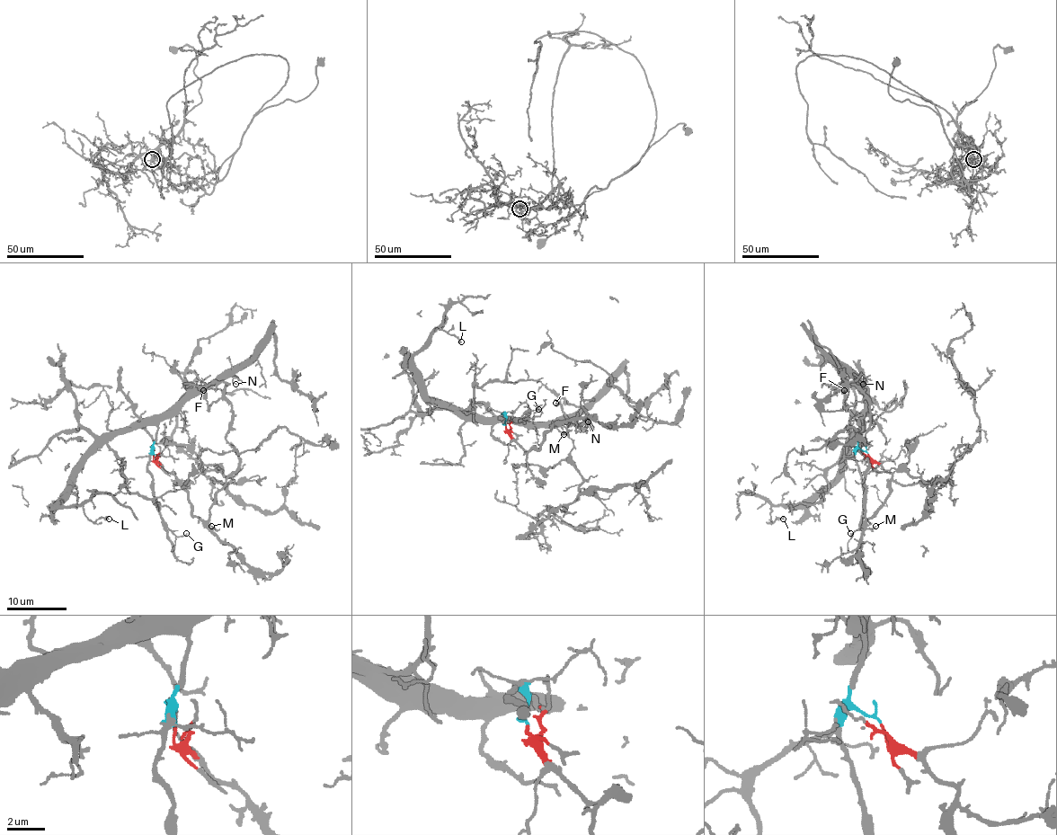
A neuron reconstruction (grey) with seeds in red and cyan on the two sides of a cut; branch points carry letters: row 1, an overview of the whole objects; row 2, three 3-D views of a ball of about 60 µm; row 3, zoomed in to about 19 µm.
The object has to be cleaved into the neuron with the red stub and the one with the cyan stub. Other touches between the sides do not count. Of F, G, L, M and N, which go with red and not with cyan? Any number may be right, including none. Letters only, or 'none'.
F, M

